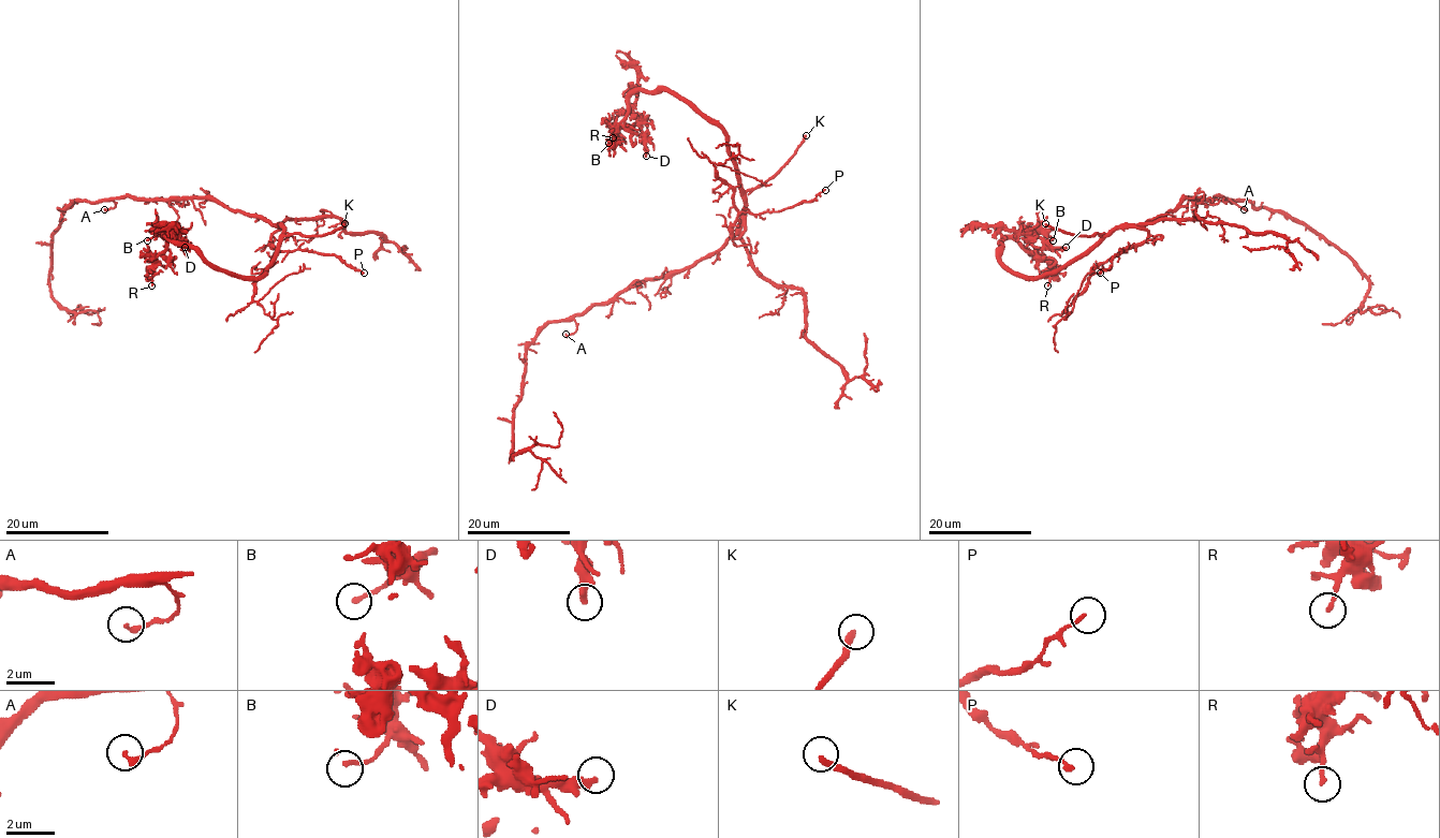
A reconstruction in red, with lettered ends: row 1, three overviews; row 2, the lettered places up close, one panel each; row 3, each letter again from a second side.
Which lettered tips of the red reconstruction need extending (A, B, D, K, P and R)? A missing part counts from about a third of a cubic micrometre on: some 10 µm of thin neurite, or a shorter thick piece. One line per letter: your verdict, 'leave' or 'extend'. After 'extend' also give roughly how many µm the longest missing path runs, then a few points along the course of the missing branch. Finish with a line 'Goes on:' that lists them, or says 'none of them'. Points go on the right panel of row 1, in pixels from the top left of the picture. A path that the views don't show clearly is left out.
A: leave
B: leave
D: leave
K: extend; missing 20 µm
P: leave
R: leave
Goes on: K

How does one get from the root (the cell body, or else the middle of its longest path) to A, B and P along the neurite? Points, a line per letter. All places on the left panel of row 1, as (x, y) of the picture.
A: (205, 199), (121, 196), (112, 200), (116, 205), (104, 209)
B: (205, 199), (256, 214), (282, 229), (277, 254), (259, 277), (230, 275), (156, 229), (156, 234), (147, 240)
P: (205, 199), (278, 223), (282, 226), (270, 237), (278, 251), (302, 249), (333, 254), (364, 273)

